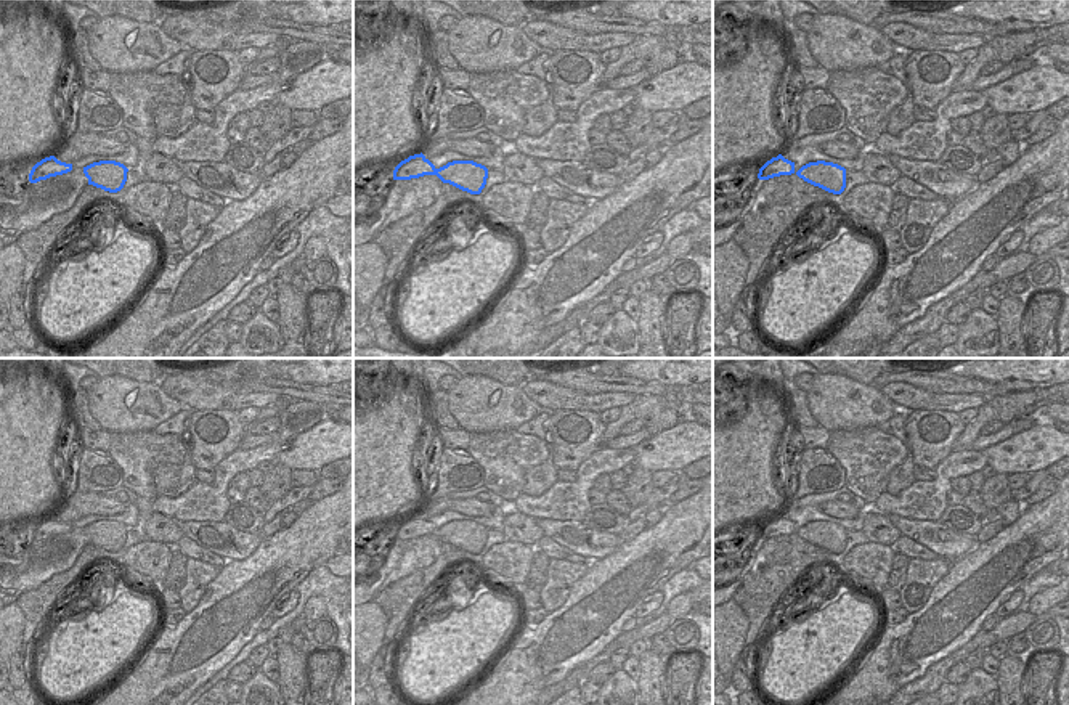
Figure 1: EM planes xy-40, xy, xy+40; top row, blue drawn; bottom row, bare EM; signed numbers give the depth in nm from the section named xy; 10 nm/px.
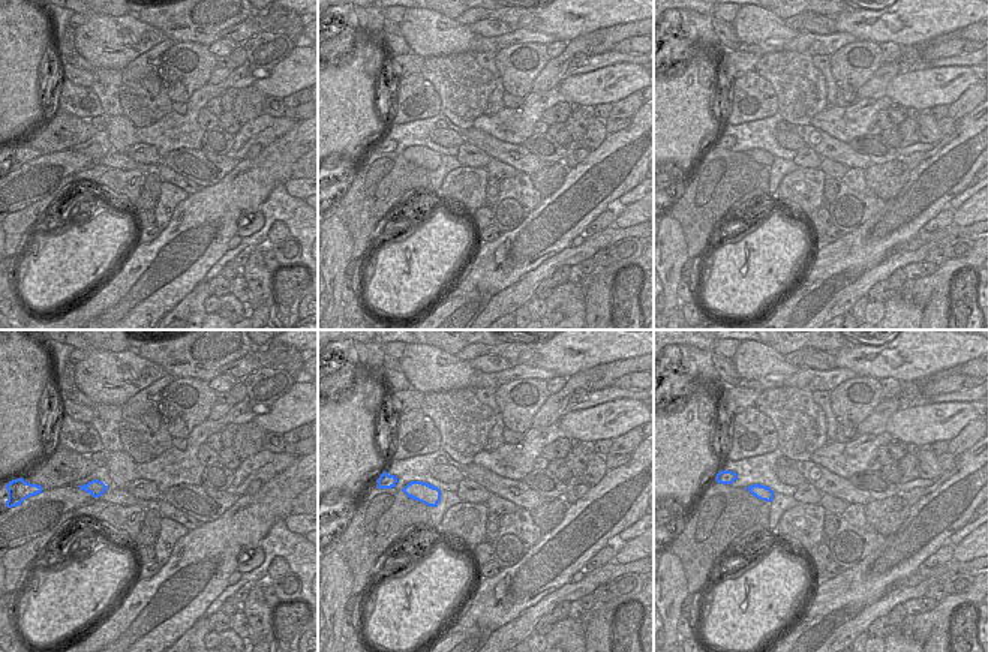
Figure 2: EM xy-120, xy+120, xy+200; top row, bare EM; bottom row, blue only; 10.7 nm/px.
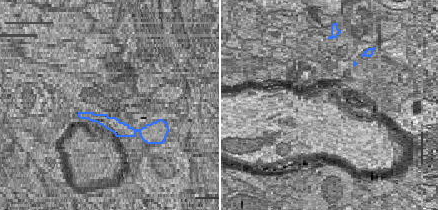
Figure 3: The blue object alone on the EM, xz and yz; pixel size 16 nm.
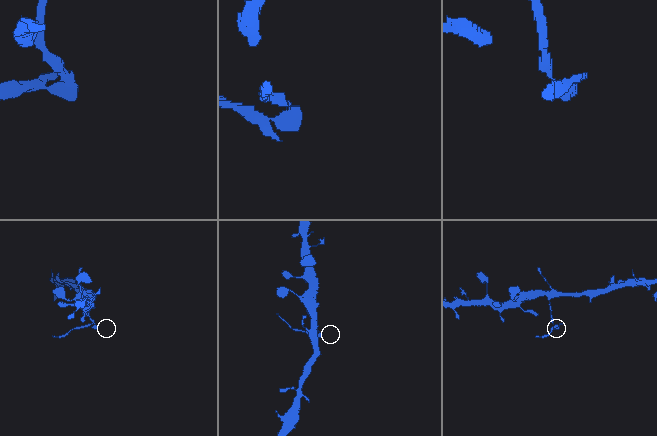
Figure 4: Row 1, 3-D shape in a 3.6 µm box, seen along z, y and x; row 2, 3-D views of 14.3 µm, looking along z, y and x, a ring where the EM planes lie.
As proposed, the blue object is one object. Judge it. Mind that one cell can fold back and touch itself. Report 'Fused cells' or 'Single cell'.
Fused cells.

